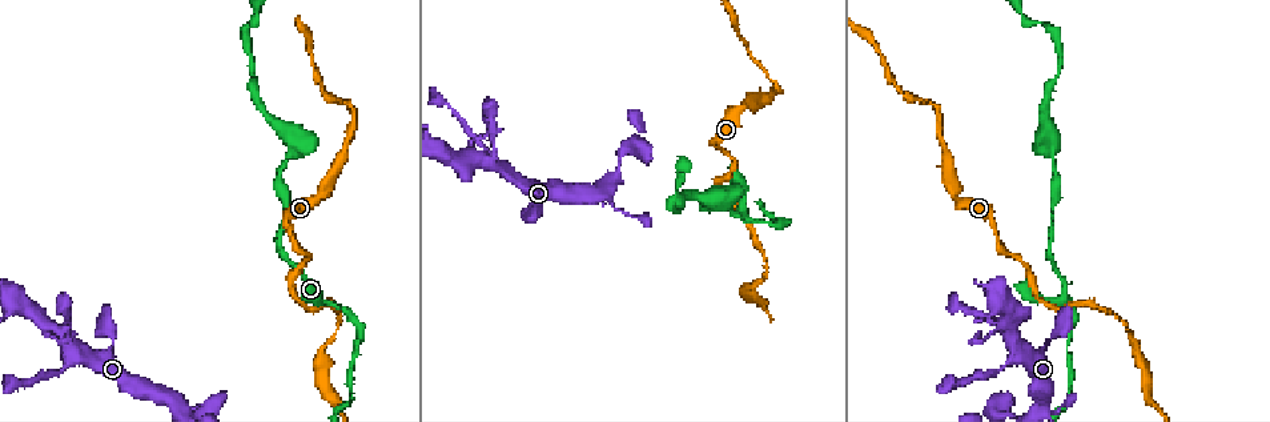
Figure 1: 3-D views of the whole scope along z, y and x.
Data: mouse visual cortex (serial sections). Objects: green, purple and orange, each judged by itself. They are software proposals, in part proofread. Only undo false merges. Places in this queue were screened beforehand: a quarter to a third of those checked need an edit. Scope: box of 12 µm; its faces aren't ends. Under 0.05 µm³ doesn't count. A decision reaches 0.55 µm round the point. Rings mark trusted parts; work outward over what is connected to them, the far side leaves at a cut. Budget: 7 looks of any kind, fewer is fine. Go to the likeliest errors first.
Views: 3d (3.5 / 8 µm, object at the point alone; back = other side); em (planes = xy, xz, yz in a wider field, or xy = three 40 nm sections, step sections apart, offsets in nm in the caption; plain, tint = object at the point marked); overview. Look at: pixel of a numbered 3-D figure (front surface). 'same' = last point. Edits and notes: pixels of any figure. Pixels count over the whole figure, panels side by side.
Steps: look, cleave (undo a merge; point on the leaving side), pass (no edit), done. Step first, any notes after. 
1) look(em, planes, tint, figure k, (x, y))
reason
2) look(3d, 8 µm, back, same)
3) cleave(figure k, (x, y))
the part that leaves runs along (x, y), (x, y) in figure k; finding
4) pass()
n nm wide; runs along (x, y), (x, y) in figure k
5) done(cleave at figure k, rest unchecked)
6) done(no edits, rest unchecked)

look(3d, 8 µm, figure 1, (744, 213))
three arms meet

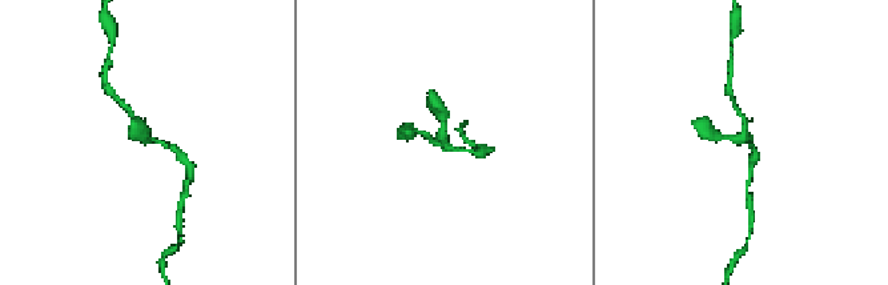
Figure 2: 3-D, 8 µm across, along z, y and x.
look(em, xy, step 1, tint, figure 2, (439, 143))
3 arms; arms of 150, 150, 300 nm

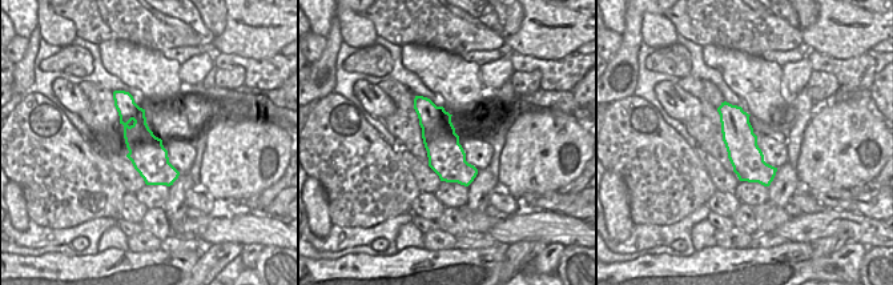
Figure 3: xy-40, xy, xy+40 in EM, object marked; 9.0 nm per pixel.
pass()
runs along (708, 132), (742, 139), (746, 121), (735, 107) in figure 2; one cell here

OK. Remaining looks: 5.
look(3d, 8 µm, figure 1, (722, 202))
branch point

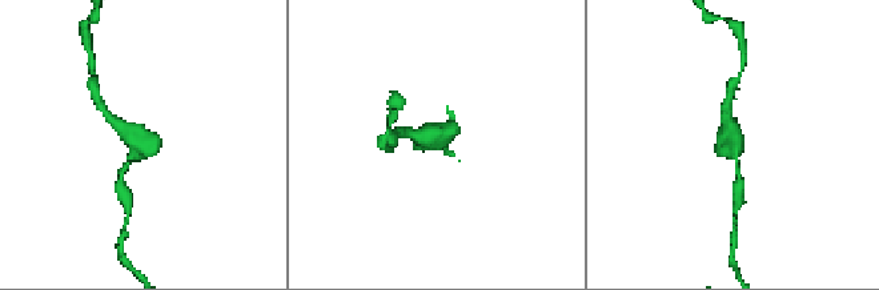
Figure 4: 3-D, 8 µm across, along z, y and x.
look(em, planes, tint, figure 4, (437, 143))

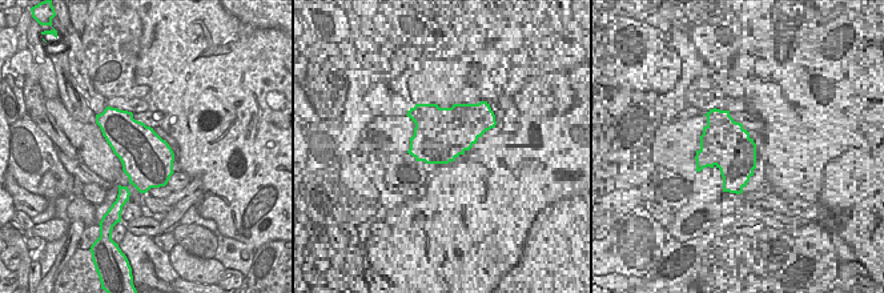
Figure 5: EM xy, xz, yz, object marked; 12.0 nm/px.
pass()
600 nm wide; runs along (741, 181), (729, 120) in figure 4; one cell here

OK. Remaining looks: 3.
look(3d, 8 µm, figure 1, (778, 90))
abrupt turn

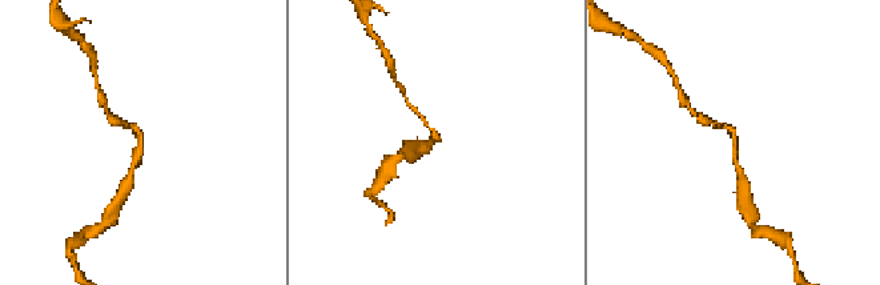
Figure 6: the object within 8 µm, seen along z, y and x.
look(3d, 3.5 µm, figure 6, (440, 136))

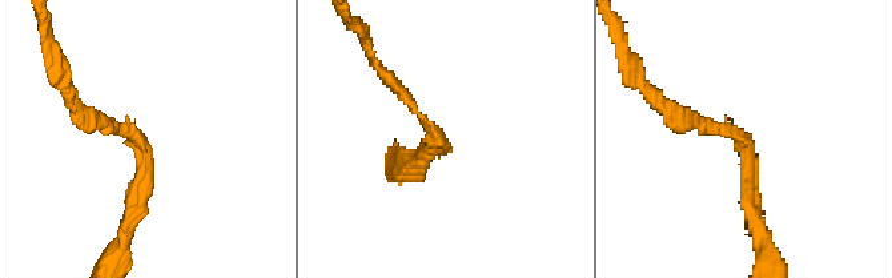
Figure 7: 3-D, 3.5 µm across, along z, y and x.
look(em, xy, step 1, tint, figure 7, (749, 150))
arms of 150, 200 nm

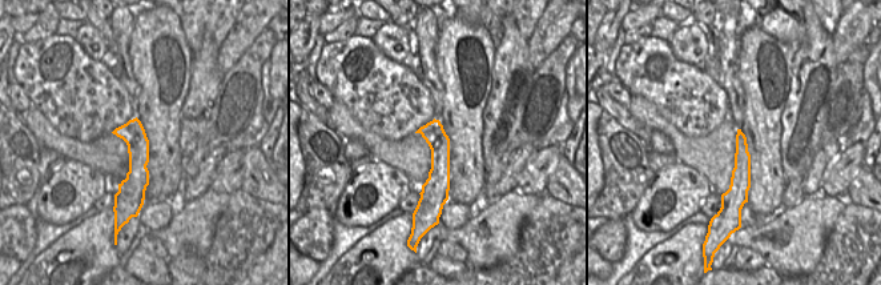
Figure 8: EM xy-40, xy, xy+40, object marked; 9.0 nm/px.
pass()
runs along (435, 123), (439, 179), (430, 200) in figure 8; one cell here

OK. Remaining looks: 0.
done(no edits, rest unchecked)

